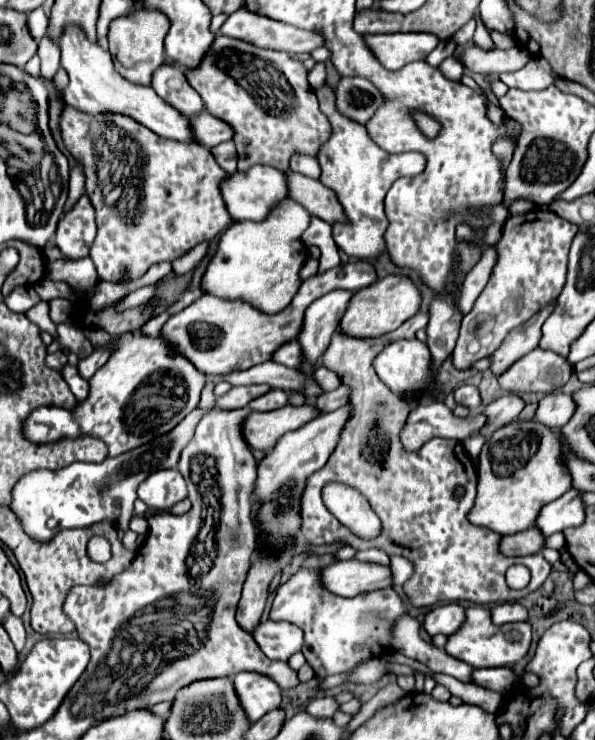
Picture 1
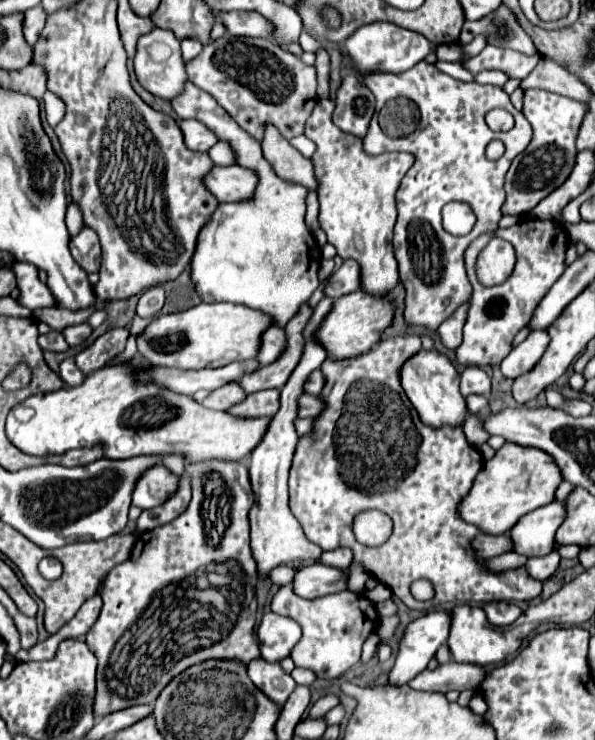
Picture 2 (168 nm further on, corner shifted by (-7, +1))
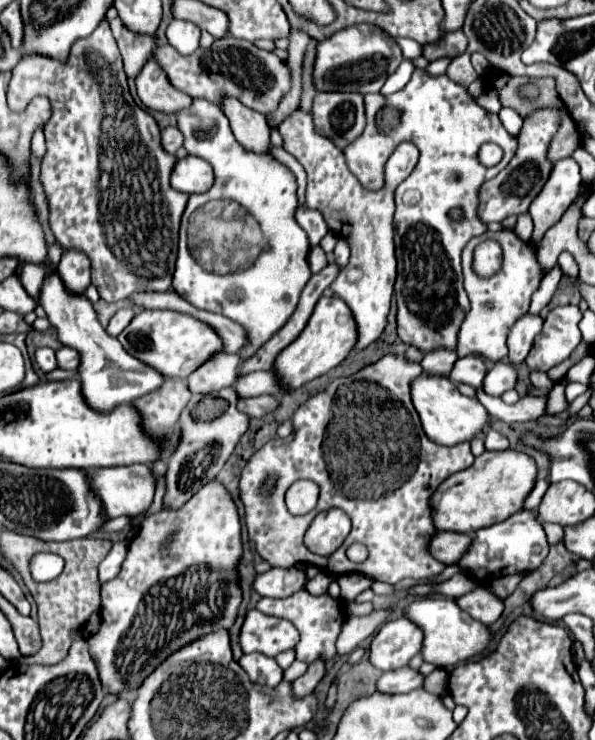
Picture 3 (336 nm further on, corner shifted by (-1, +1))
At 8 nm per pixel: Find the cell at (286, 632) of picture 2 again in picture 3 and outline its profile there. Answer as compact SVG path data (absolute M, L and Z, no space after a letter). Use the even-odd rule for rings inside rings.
M252 609L246 613L246 621L240 633L240 645L244 653L264 653L266 657L276 657L282 651L292 649L300 635L296 627L280 617L270 617Z

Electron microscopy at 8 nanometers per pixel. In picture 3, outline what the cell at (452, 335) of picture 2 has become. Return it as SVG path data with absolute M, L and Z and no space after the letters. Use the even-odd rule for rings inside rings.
M432 349L432 351L426 351L420 365L424 369L424 373L444 373L448 375L450 373L450 365L454 365L454 361L458 359L456 351L454 349Z

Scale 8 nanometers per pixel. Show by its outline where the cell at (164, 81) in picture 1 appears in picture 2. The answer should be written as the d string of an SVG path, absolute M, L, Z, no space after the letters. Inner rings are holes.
M186 83L184 93L172 101L174 111L182 119L196 119L216 133L218 141L226 141L240 167L252 169L258 177L256 193L248 201L220 203L208 225L200 229L196 253L190 261L190 279L204 303L234 303L252 307L272 317L272 323L286 327L298 313L300 305L310 299L318 287L320 247L304 223L306 193L302 185L280 179L262 155L260 143L248 137L208 93Z

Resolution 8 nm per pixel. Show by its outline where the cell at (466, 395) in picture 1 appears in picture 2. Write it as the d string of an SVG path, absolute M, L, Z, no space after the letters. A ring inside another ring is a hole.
M466 367L460 373L460 393L464 397L468 397L470 393L480 393L480 395L488 395L490 393L490 377L486 375L484 369L480 367Z

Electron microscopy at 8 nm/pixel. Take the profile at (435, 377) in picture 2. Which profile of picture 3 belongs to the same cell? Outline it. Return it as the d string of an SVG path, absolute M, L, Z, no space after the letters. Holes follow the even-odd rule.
M428 373L418 375L410 385L410 393L412 393L412 403L420 415L422 429L436 443L456 445L458 441L470 441L478 437L490 421L490 415L482 407L482 403L464 397L456 389L456 385L452 385L444 375L428 375Z

